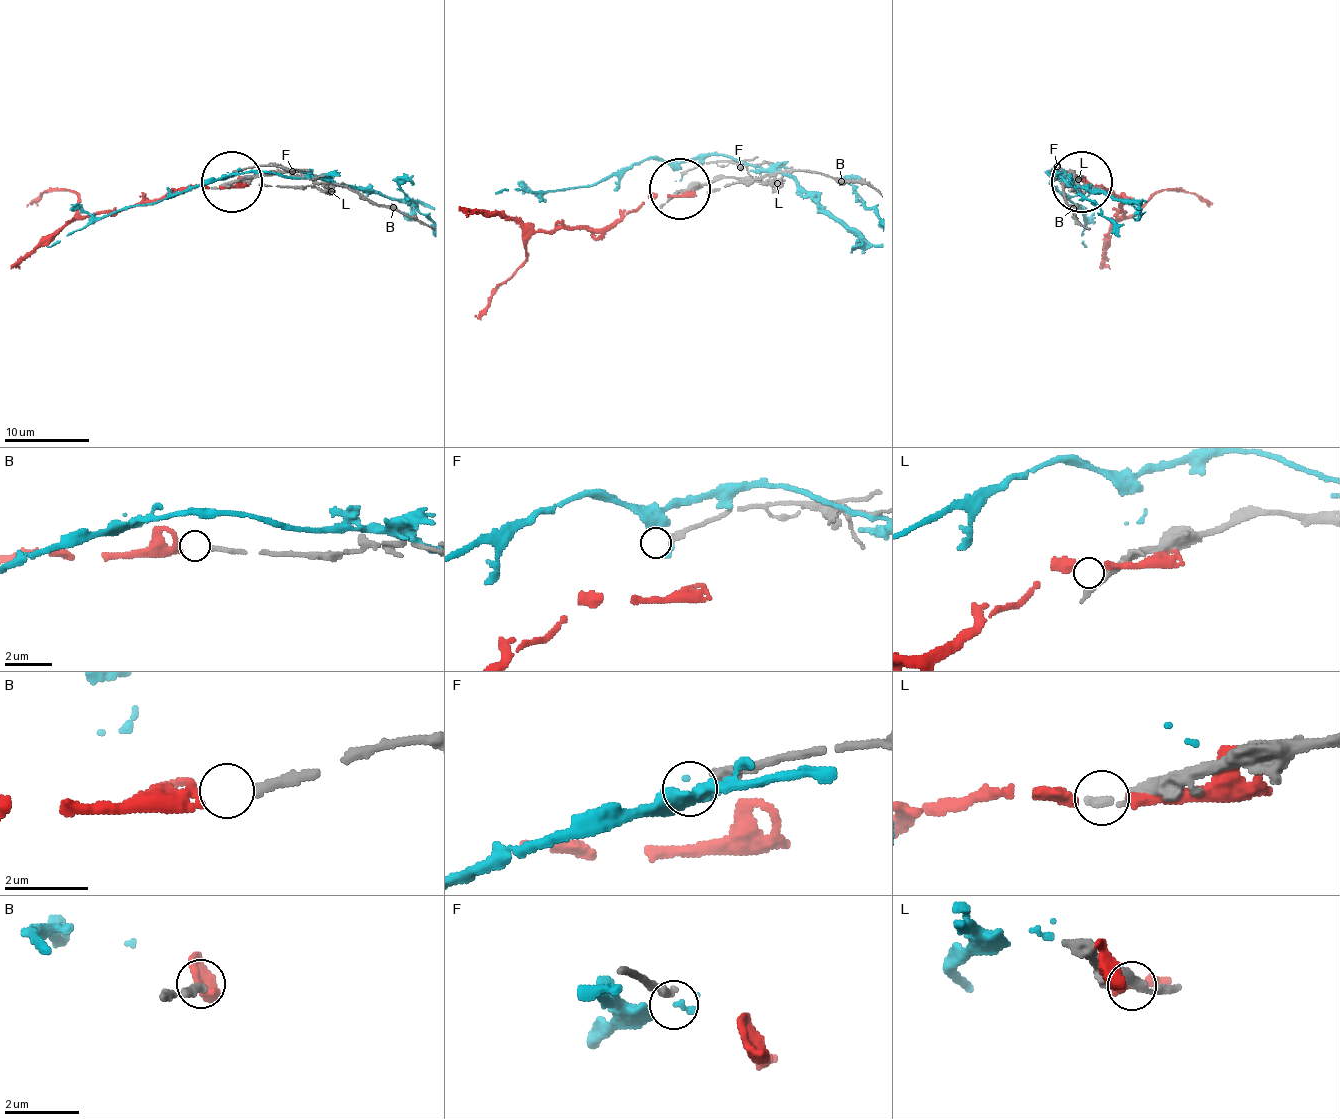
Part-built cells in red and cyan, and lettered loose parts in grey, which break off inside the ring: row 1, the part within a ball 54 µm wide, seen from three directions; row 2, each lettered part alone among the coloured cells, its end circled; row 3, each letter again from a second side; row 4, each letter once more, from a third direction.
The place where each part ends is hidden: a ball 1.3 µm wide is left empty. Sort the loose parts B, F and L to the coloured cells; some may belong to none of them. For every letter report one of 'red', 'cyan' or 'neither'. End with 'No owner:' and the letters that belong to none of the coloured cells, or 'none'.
B: red
F: neither
L: neither
No owner: F, L

